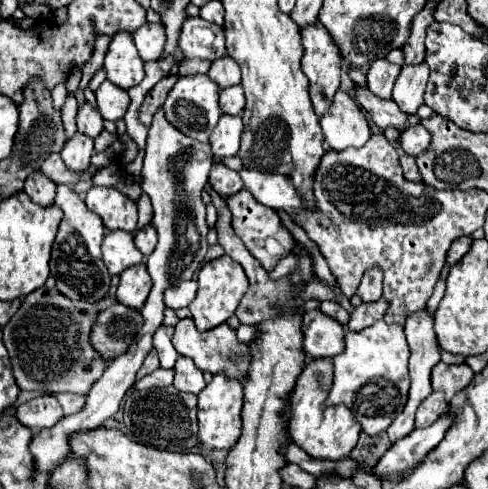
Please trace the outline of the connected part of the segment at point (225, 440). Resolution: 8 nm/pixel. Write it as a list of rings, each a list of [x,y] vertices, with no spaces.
[[[215,374],[213,382],[199,392],[199,442],[209,448],[231,450],[241,436],[241,406],[243,406],[243,386],[225,380],[225,376]]]

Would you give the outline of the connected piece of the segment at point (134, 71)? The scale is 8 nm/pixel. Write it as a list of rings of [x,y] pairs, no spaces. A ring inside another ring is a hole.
[[[117,32],[111,38],[109,50],[105,54],[105,70],[107,70],[107,80],[111,80],[123,90],[143,80],[145,76],[143,60],[139,58],[133,36],[129,32]]]

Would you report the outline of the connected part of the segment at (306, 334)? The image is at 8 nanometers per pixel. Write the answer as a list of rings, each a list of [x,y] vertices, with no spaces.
[[[319,310],[303,314],[301,330],[303,354],[307,358],[333,358],[343,352],[343,326],[337,320],[321,314]]]

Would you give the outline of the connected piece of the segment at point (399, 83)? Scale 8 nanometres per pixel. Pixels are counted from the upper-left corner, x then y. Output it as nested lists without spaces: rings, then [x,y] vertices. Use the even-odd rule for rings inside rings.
[[[405,64],[401,74],[395,80],[393,100],[399,108],[407,114],[415,114],[417,108],[423,104],[425,88],[429,82],[429,66],[423,64]]]

